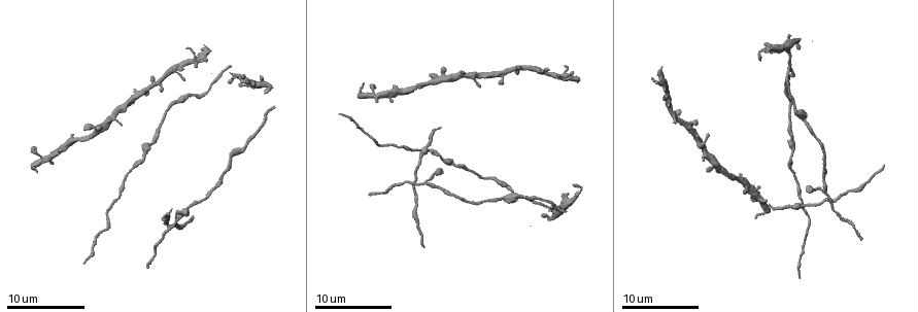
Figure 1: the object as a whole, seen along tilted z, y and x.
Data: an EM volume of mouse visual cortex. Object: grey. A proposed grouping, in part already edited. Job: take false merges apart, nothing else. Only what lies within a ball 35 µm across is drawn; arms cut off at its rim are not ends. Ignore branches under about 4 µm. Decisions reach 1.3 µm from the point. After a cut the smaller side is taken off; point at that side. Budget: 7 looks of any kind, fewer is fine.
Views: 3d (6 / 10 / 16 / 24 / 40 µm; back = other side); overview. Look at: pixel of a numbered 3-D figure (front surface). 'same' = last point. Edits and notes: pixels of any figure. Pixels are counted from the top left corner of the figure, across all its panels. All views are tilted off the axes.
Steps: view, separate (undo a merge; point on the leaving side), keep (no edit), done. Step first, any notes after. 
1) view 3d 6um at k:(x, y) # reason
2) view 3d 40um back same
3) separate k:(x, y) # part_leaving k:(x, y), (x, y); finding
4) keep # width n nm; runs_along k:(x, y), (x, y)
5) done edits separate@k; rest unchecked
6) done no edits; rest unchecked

view 3d 16um at 1:(415, 183)

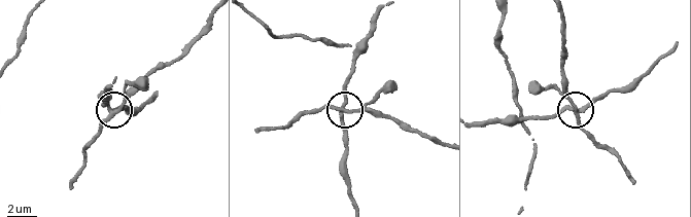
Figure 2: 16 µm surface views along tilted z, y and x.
separate 2:(346, 88) # width 250 nm; part_leaving 2:(339, 110), (346, 175), (355, 205); two neurons meet here

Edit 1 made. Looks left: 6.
view overview

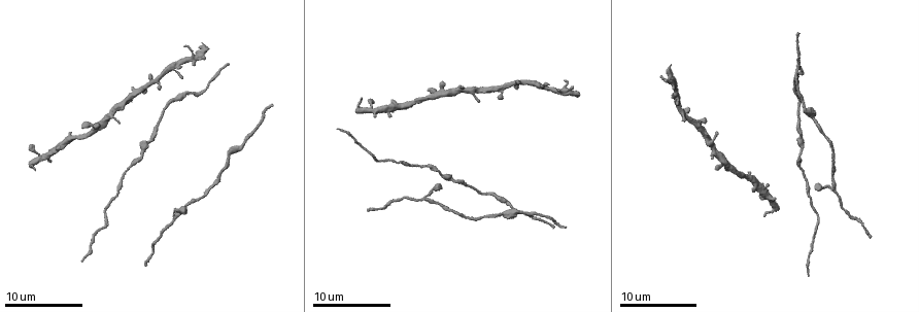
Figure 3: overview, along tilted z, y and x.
view 3d 10um at 3:(807, 184)

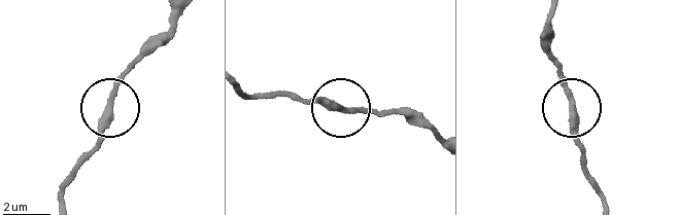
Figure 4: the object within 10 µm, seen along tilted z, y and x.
keep # width 270 nm; continuous, no second neuron

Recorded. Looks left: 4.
done edits separate@2; rest unchecked

